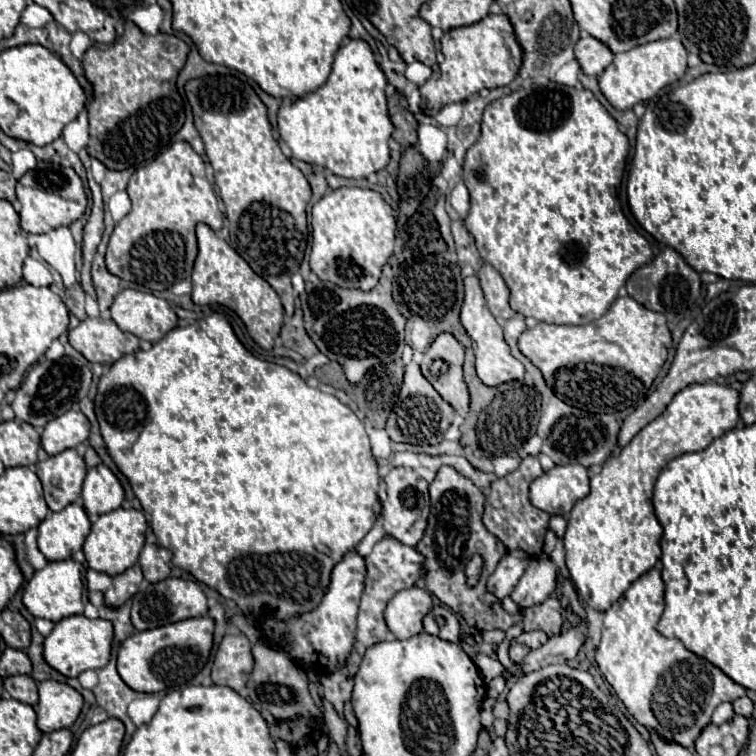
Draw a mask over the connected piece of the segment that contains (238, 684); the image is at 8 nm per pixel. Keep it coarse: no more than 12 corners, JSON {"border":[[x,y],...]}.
{"border":[[226,633],[212,663],[216,685],[242,691],[252,667],[244,633]]}

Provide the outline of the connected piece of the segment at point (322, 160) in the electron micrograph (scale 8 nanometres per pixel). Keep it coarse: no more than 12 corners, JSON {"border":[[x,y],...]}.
{"border":[[338,49],[324,85],[280,105],[294,159],[364,179],[390,159],[386,77]]}

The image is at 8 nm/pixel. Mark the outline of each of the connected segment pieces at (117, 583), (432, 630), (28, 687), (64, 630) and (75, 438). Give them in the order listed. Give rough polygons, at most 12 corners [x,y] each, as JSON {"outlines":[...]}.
{"outlines":[[[132,565],[112,577],[106,601],[124,605],[142,583],[142,571]],[[434,603],[424,615],[424,633],[460,641],[458,619]],[[30,675],[6,677],[4,691],[32,707],[38,685]],[[72,615],[44,639],[64,677],[110,659],[112,623]],[[80,411],[52,419],[40,437],[48,455],[88,439],[90,423]]]}

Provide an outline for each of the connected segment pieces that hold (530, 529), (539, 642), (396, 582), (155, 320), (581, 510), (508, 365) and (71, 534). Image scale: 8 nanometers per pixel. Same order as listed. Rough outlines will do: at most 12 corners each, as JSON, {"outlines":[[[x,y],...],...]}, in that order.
{"outlines":[[[536,455],[486,491],[484,525],[508,551],[542,553],[550,515],[528,501]],[[544,631],[523,632],[512,643],[524,643],[531,650],[548,640]],[[384,537],[366,561],[356,675],[368,647],[390,639],[388,599],[416,583],[422,555]],[[120,291],[110,313],[122,331],[150,343],[178,323],[168,301]],[[678,391],[570,511],[570,581],[606,611],[658,563],[654,479],[738,425],[738,391]],[[476,275],[464,279],[460,321],[474,341],[478,379],[524,381]],[[82,505],[48,513],[38,549],[48,561],[82,549],[90,521]]]}

